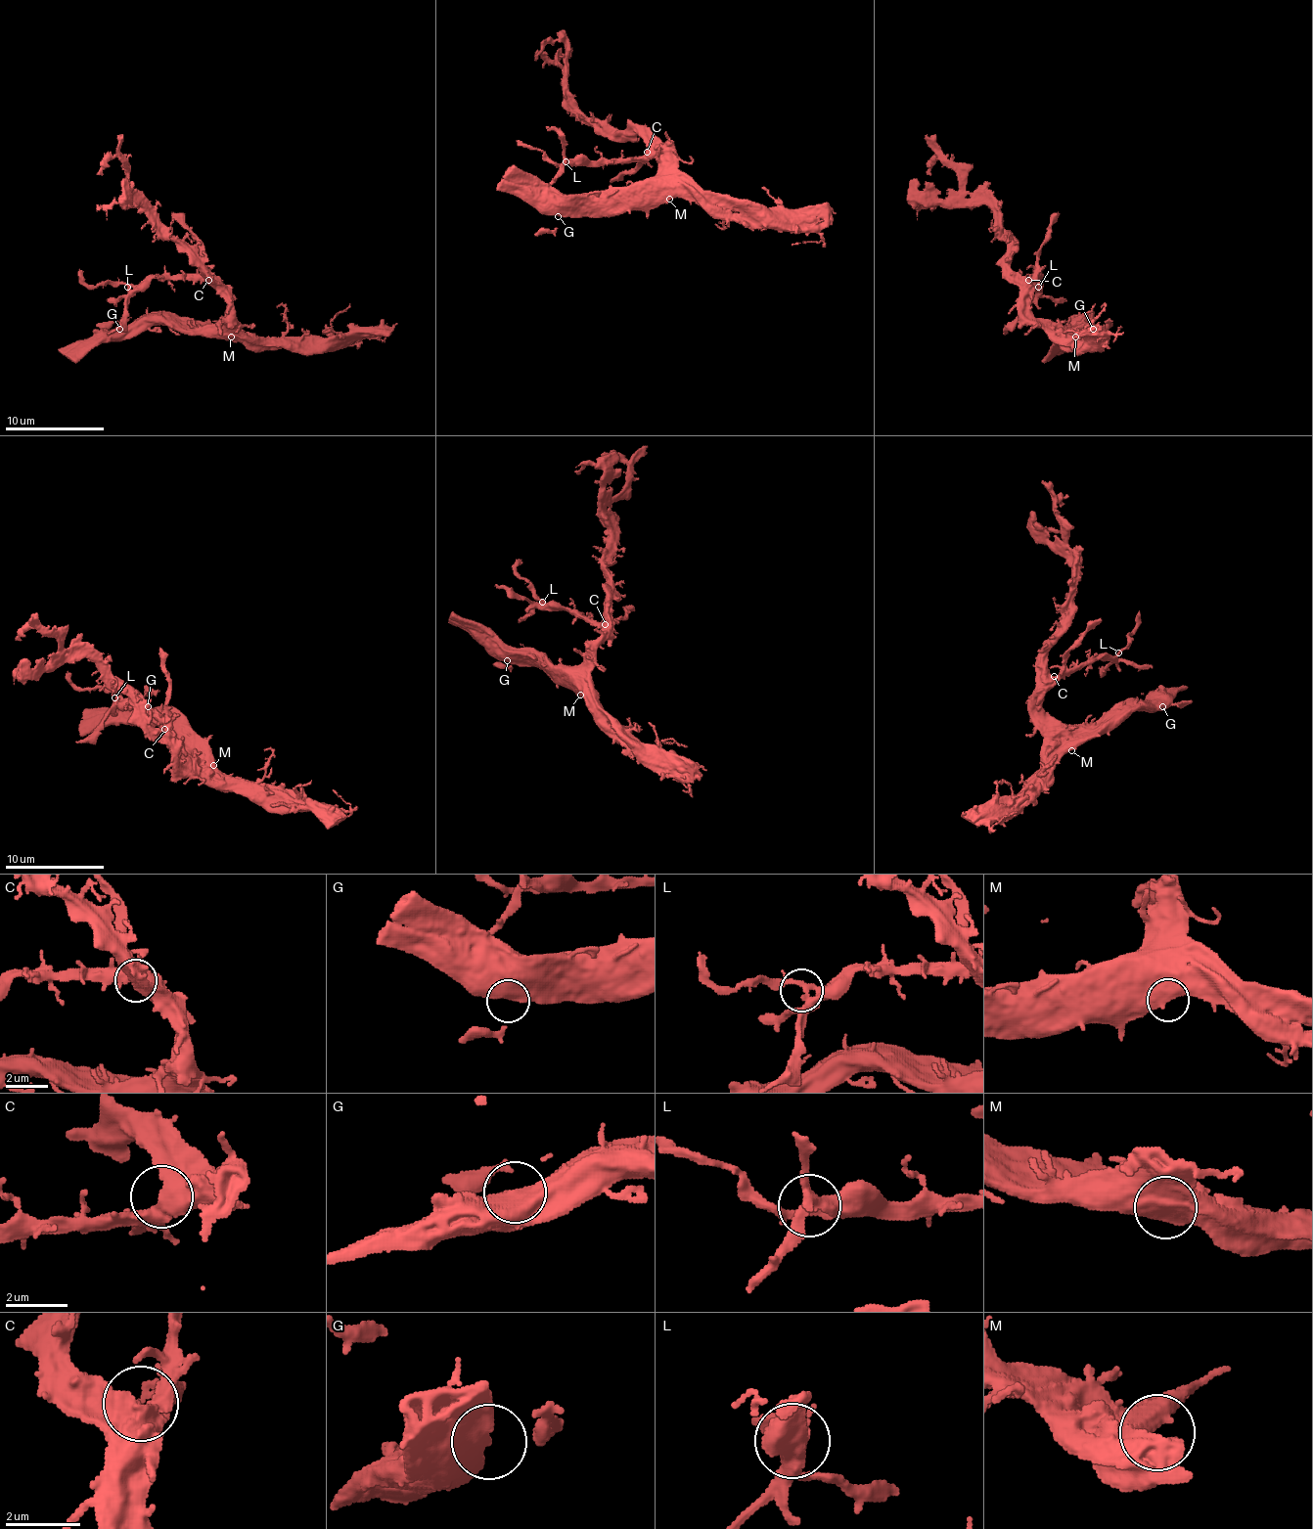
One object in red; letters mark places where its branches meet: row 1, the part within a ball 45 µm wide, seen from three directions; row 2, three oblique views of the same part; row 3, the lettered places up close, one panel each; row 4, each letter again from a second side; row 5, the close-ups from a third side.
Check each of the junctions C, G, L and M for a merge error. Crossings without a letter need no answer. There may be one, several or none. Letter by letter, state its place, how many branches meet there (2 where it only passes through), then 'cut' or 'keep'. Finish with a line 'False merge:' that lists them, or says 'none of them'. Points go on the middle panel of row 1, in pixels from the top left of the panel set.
C: at (647, 152); 2 branches meet; keep
G: at (558, 216); 2 branches meet; keep
L: at (565, 161); 4 branches meet; keep
M: at (669, 199); 1 branches meet; keep
False merge: none of them

